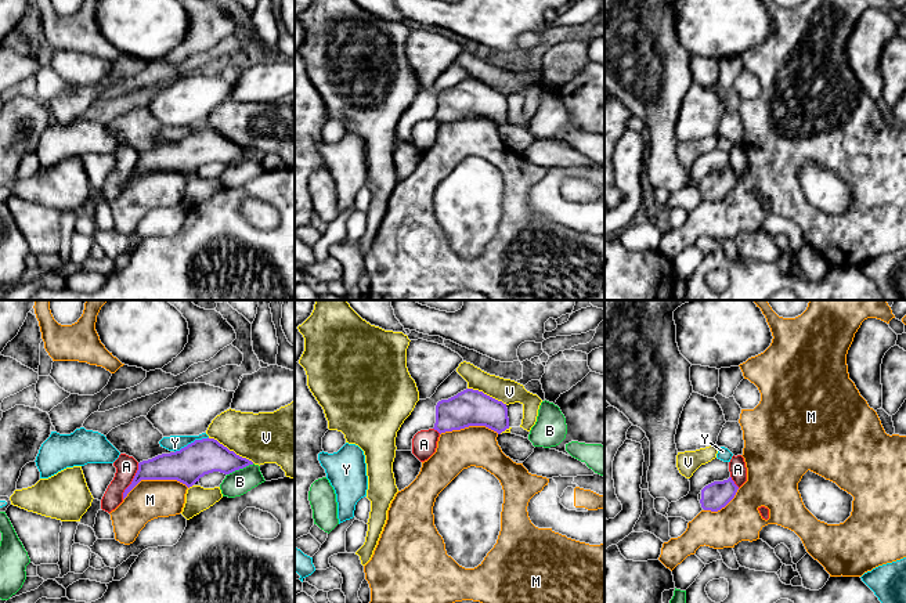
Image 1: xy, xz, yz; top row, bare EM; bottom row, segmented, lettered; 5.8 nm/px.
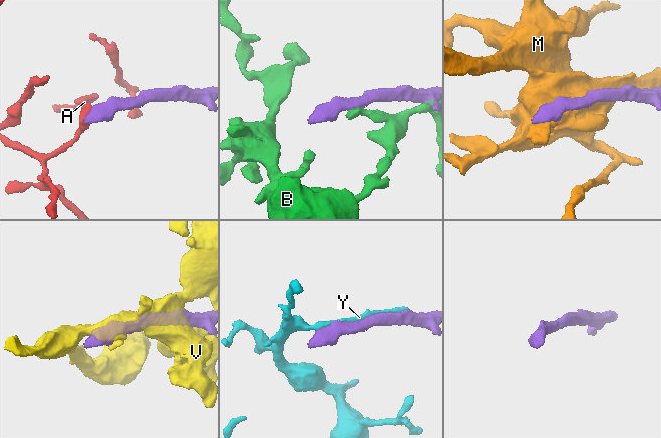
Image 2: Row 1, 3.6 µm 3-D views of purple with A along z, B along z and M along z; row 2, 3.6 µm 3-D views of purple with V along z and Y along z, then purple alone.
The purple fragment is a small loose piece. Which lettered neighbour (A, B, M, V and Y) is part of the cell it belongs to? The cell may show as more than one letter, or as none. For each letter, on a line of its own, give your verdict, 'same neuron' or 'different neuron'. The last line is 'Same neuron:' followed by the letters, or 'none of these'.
A: different neuron
B: different neuron
M: different neuron
V: different neuron
Y: different neuron
Same neuron: none of these

